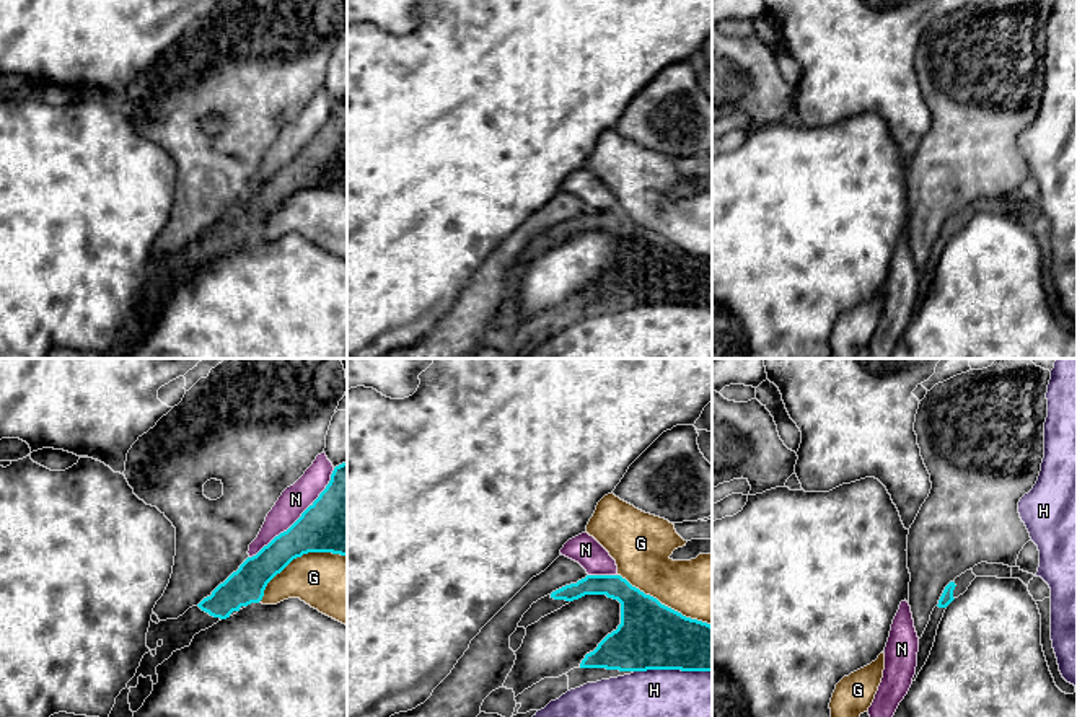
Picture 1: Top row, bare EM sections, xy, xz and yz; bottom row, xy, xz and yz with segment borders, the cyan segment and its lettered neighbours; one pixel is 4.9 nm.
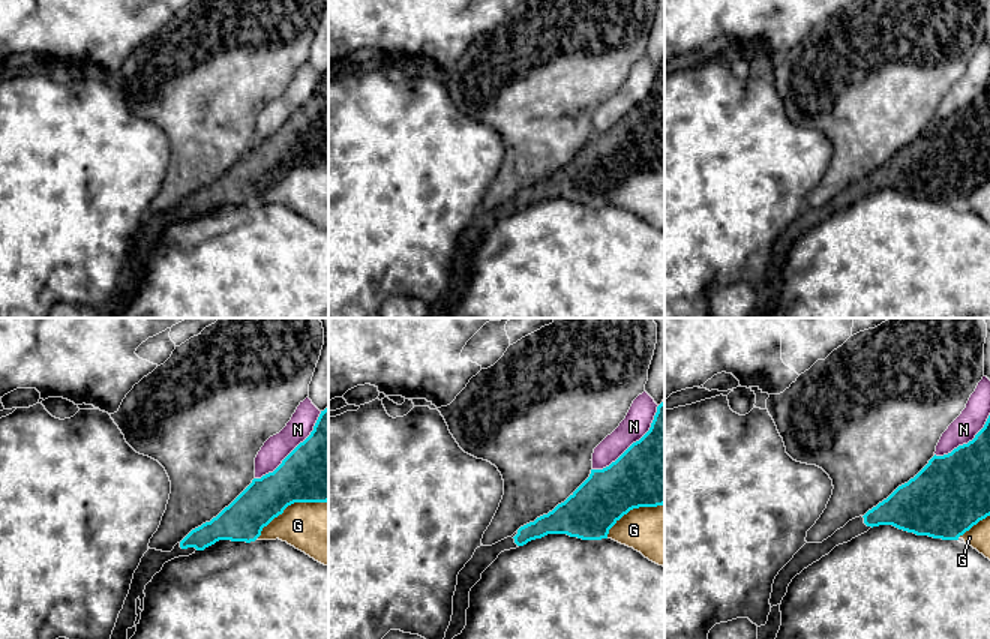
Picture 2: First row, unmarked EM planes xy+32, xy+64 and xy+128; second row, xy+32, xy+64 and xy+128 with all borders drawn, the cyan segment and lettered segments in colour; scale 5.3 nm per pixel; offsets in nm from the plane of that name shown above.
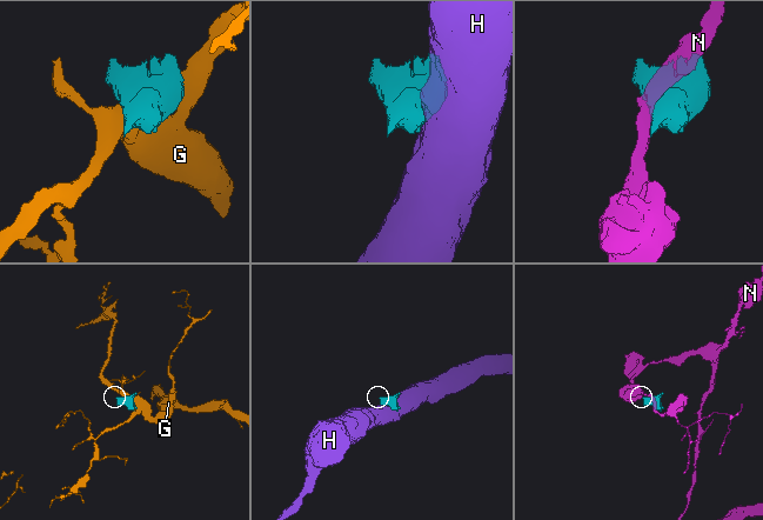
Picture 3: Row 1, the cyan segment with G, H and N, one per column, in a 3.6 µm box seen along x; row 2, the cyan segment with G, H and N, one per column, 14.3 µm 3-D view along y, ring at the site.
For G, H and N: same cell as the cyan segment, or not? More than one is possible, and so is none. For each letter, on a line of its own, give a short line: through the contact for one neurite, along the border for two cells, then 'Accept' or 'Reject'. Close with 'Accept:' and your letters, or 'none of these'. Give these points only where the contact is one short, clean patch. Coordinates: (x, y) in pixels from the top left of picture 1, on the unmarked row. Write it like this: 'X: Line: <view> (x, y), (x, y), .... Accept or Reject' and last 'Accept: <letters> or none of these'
G: Reject
H: Reject
N: Reject
Accept: none of these

